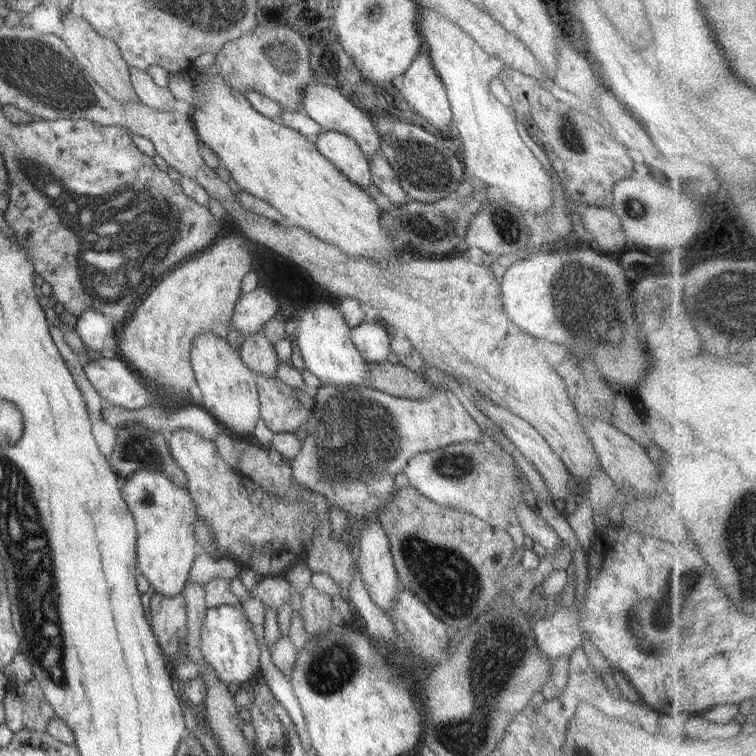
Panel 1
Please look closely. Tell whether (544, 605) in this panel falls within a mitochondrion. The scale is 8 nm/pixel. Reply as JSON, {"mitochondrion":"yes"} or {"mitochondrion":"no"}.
{"mitochondrion":"no"}

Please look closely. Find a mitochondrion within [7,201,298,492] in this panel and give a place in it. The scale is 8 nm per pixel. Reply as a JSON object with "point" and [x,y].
{"point":[136,448]}

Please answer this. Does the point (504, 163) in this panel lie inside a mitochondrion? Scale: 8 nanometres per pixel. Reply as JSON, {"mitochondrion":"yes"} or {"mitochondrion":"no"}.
{"mitochondrion":"no"}

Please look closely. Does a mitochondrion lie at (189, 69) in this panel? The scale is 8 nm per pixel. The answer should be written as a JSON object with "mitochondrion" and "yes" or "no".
{"mitochondrion":"no"}

